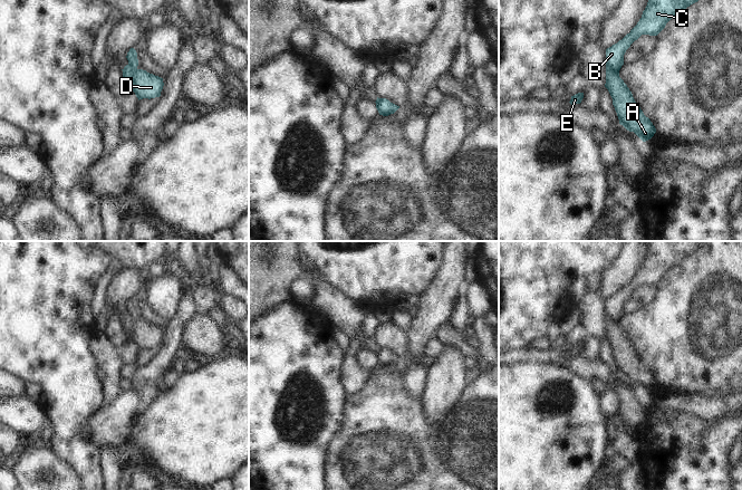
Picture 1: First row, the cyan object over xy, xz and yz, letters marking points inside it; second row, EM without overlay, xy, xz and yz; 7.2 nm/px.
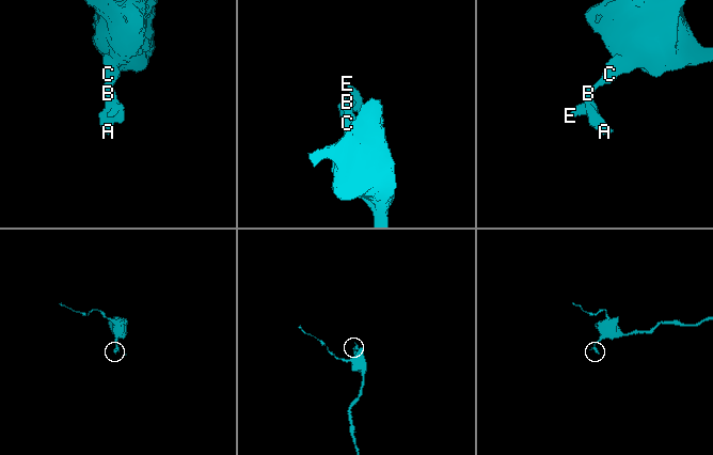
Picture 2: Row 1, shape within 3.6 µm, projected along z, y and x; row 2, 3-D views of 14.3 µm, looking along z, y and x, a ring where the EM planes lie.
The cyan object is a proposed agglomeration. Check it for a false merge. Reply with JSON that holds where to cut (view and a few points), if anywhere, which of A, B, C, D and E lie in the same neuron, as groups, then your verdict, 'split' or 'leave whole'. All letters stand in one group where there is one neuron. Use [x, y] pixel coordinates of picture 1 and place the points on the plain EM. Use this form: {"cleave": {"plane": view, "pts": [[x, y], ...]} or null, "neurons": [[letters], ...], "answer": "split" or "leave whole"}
{"cleave": null, "neurons": [["A", "B", "C", "D", "E"]], "answer": "leave whole"}

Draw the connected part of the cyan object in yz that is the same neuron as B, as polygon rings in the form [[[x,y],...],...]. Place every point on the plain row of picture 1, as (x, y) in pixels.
[[[651,241],[648,252],[637,275],[621,290],[606,299],[606,334],[619,374],[634,382],[643,392],[651,390],[656,378],[635,352],[632,342],[619,327],[624,305],[642,285],[657,286],[682,260],[697,252],[704,241]]]

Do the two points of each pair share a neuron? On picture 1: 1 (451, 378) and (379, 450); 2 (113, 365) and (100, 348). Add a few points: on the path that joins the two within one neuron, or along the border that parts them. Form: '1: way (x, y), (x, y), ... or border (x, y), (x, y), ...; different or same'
1: border (420, 400), (426, 423), (434, 430); different
2: way (109, 361), (105, 353); same

